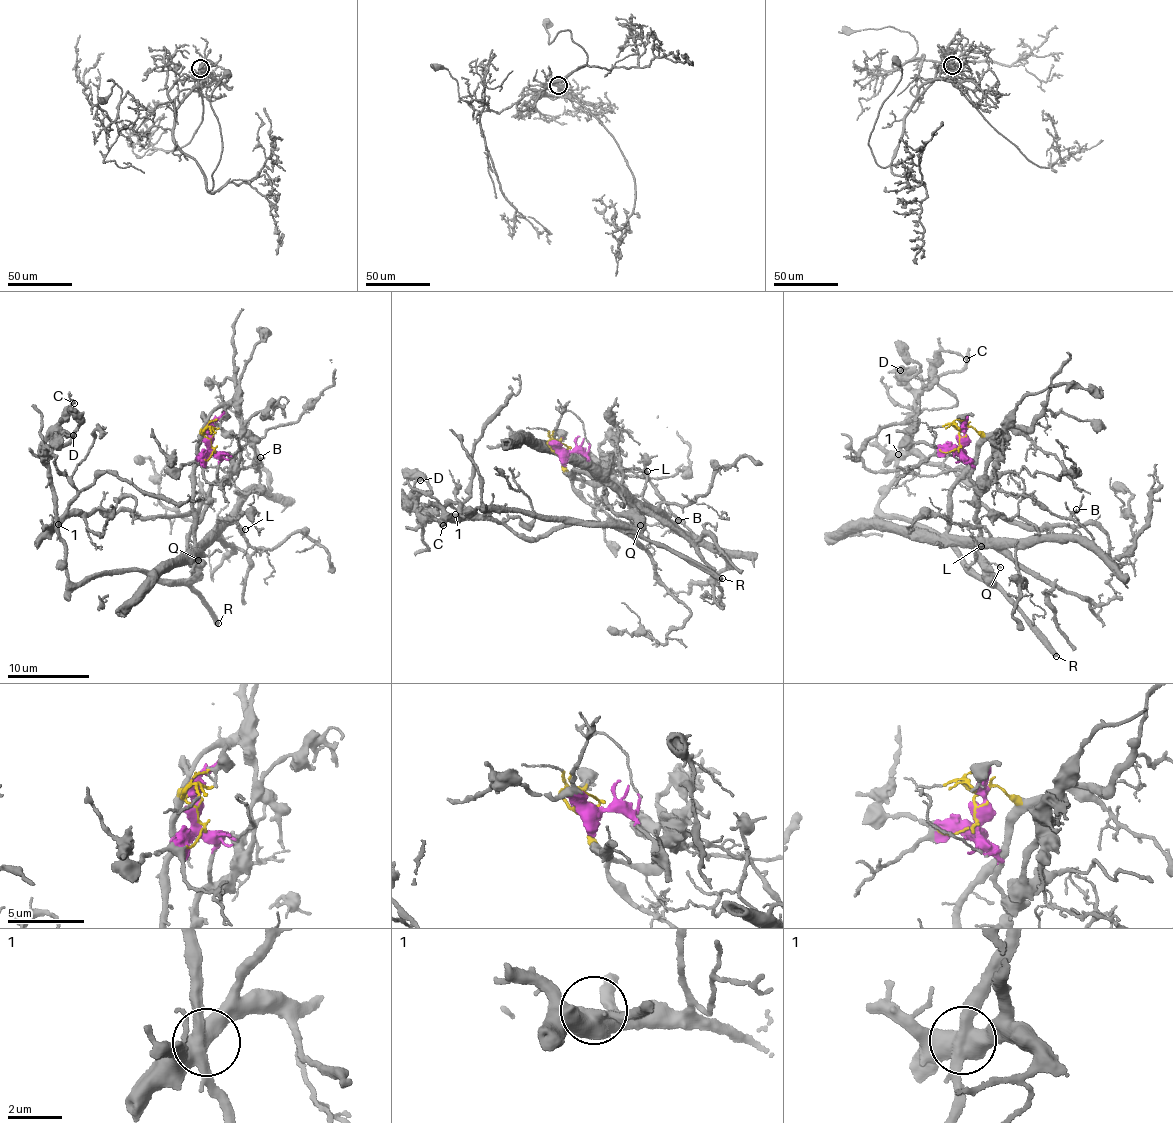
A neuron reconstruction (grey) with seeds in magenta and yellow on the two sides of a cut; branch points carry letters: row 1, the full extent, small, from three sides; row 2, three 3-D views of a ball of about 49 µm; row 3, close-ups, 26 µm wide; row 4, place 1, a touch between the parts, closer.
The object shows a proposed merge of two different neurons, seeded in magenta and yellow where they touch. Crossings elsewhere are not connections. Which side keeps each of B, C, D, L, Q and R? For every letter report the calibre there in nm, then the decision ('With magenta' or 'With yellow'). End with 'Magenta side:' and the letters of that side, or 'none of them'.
B: Thickness 130 nm. With yellow
C: Thickness 150 nm. With magenta
D: Thickness 240 nm. With magenta
L: Thickness 150 nm. With yellow
Q: Thickness 130 nm. With magenta
R: Thickness 480 nm. With magenta
Magenta side: C, D, Q, R

